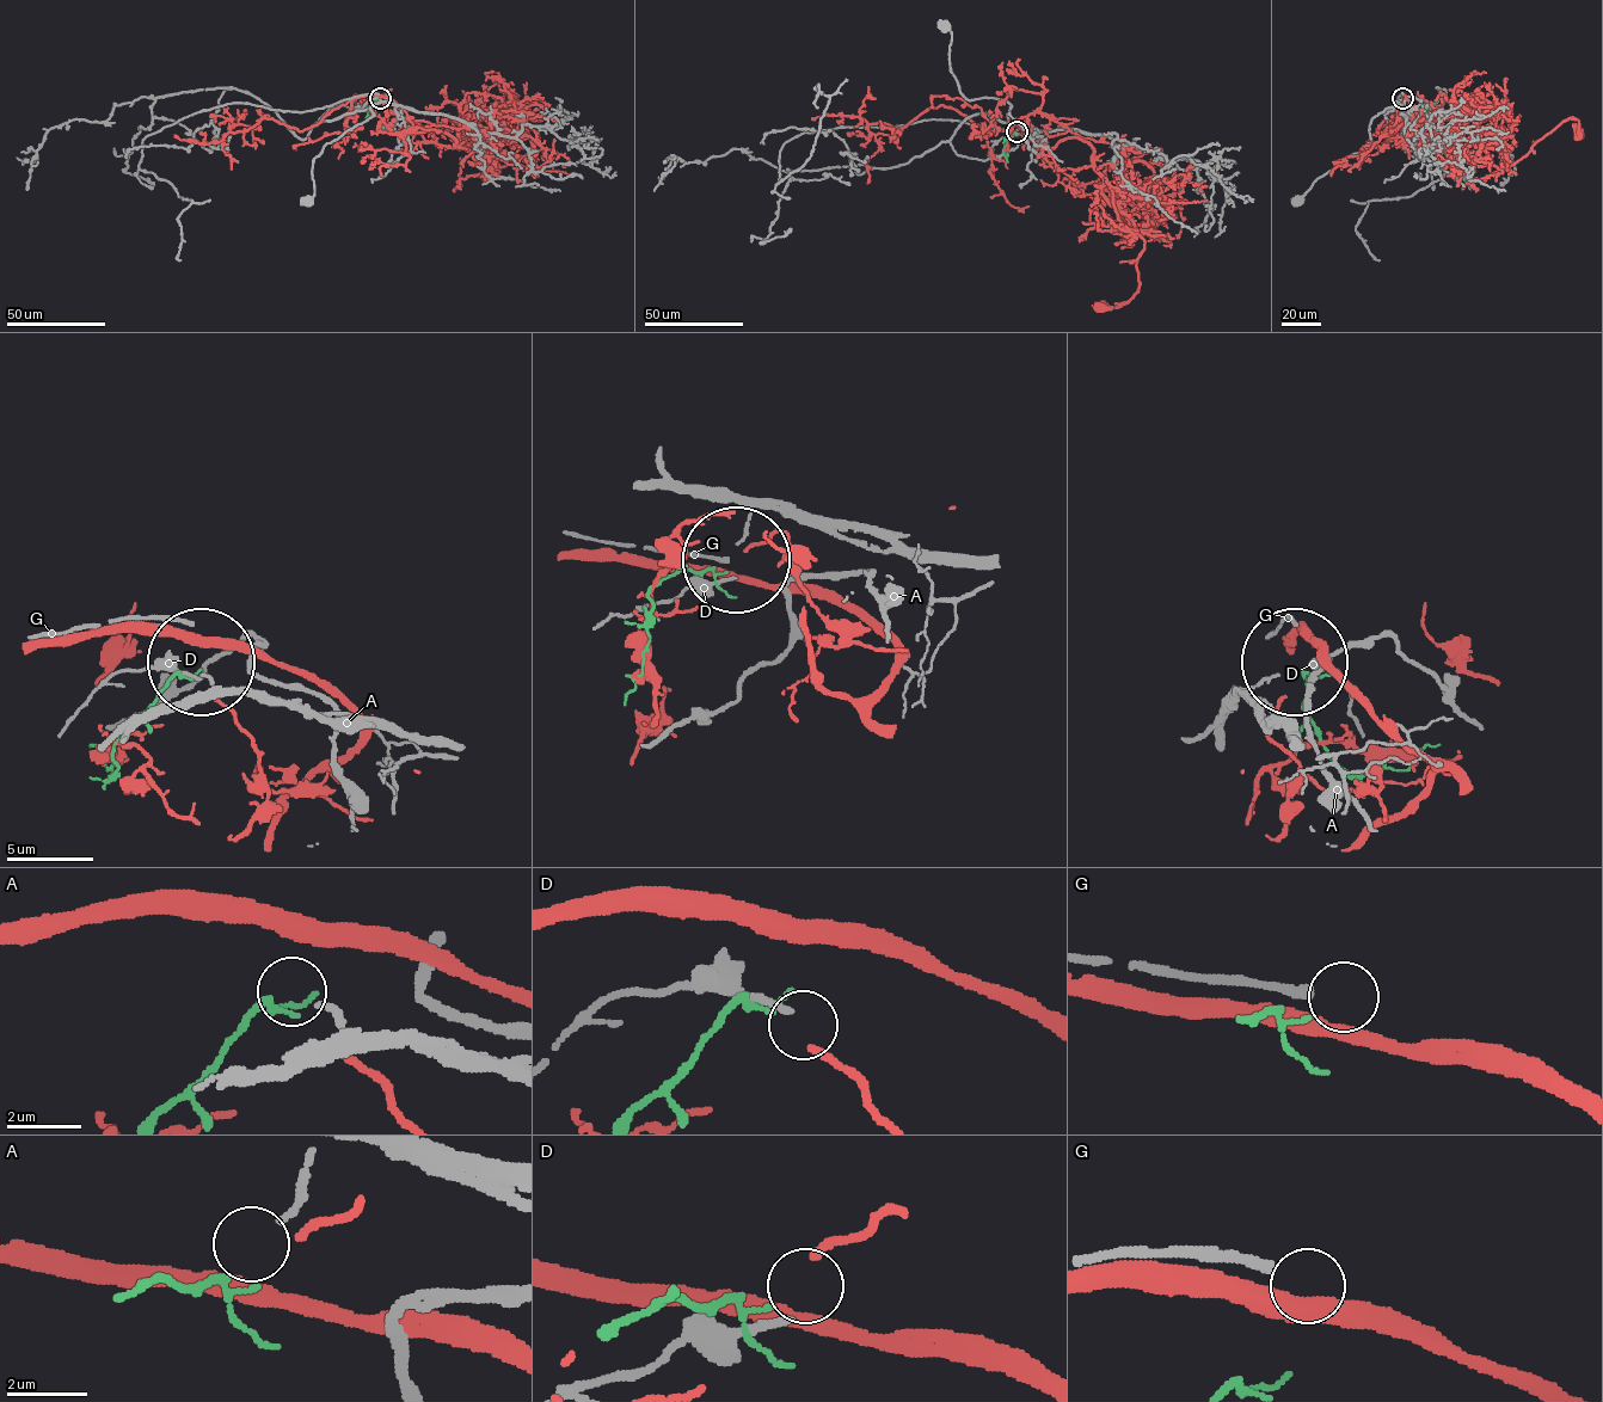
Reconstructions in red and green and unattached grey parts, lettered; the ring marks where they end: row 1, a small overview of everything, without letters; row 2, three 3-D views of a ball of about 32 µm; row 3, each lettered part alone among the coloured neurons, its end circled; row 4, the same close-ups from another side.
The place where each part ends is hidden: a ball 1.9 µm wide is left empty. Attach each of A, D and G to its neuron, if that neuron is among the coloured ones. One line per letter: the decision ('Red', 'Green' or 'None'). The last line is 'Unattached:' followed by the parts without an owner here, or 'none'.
A: Green
D: Red
G: None
Unattached: G

